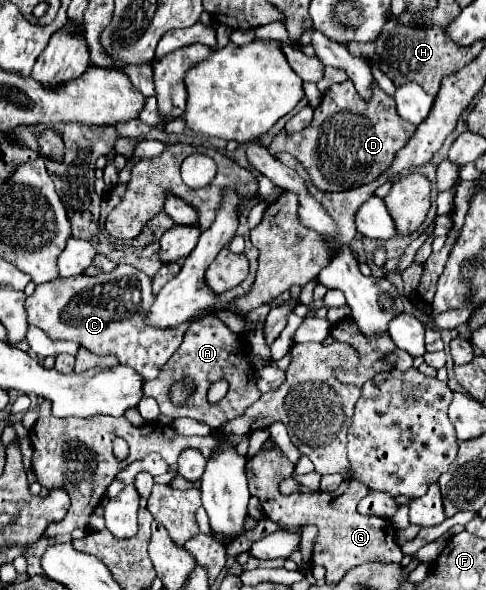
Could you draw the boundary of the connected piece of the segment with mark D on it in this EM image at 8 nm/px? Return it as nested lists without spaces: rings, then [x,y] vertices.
[[[350,79],[332,85],[324,97],[308,129],[292,135],[280,133],[268,147],[272,155],[280,151],[294,155],[306,167],[312,183],[322,191],[346,191],[374,181],[392,165],[396,153],[416,131],[416,125],[398,117],[394,99],[378,85],[374,85],[374,97],[370,101],[358,97]]]

